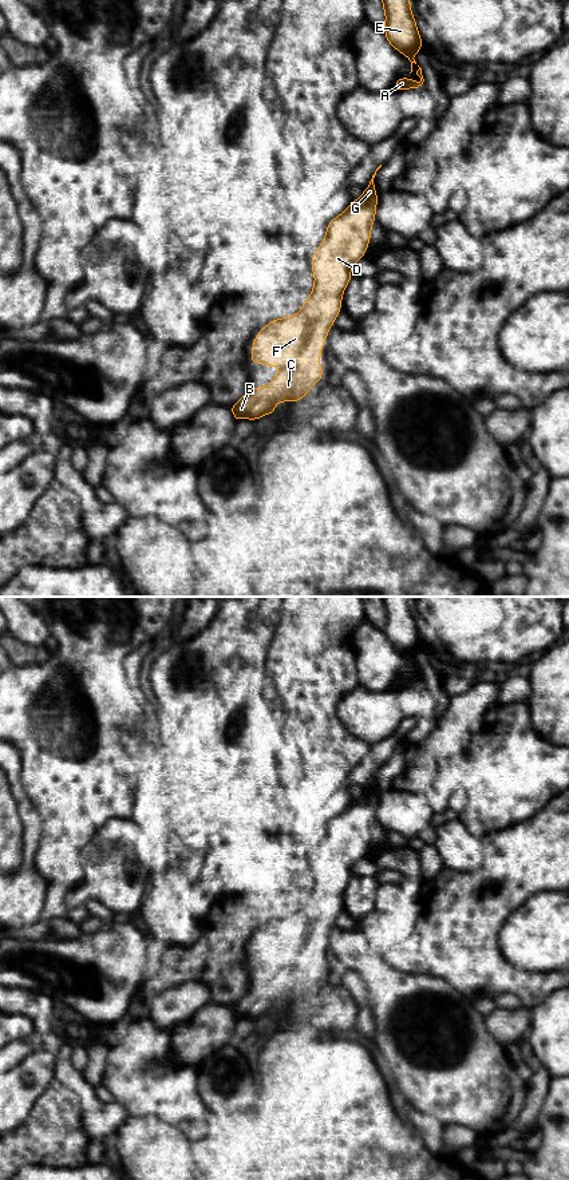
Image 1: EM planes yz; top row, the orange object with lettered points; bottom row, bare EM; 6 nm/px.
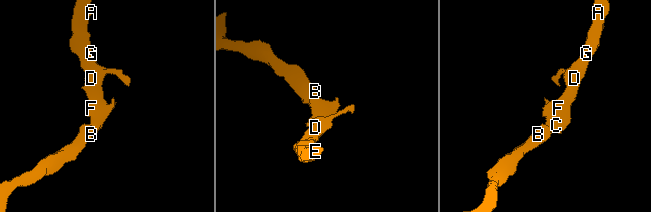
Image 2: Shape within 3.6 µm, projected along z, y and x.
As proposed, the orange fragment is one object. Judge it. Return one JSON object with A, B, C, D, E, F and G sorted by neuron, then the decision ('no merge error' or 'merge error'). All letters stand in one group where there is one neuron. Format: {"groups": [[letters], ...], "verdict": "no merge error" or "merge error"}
{"groups": [["A", "B", "C", "D", "E", "F", "G"]], "verdict": "no merge error"}

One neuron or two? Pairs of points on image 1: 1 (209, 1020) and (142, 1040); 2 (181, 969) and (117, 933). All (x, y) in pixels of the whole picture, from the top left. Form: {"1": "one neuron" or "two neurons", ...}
{"1": "two neurons", "2": "two neurons"}

